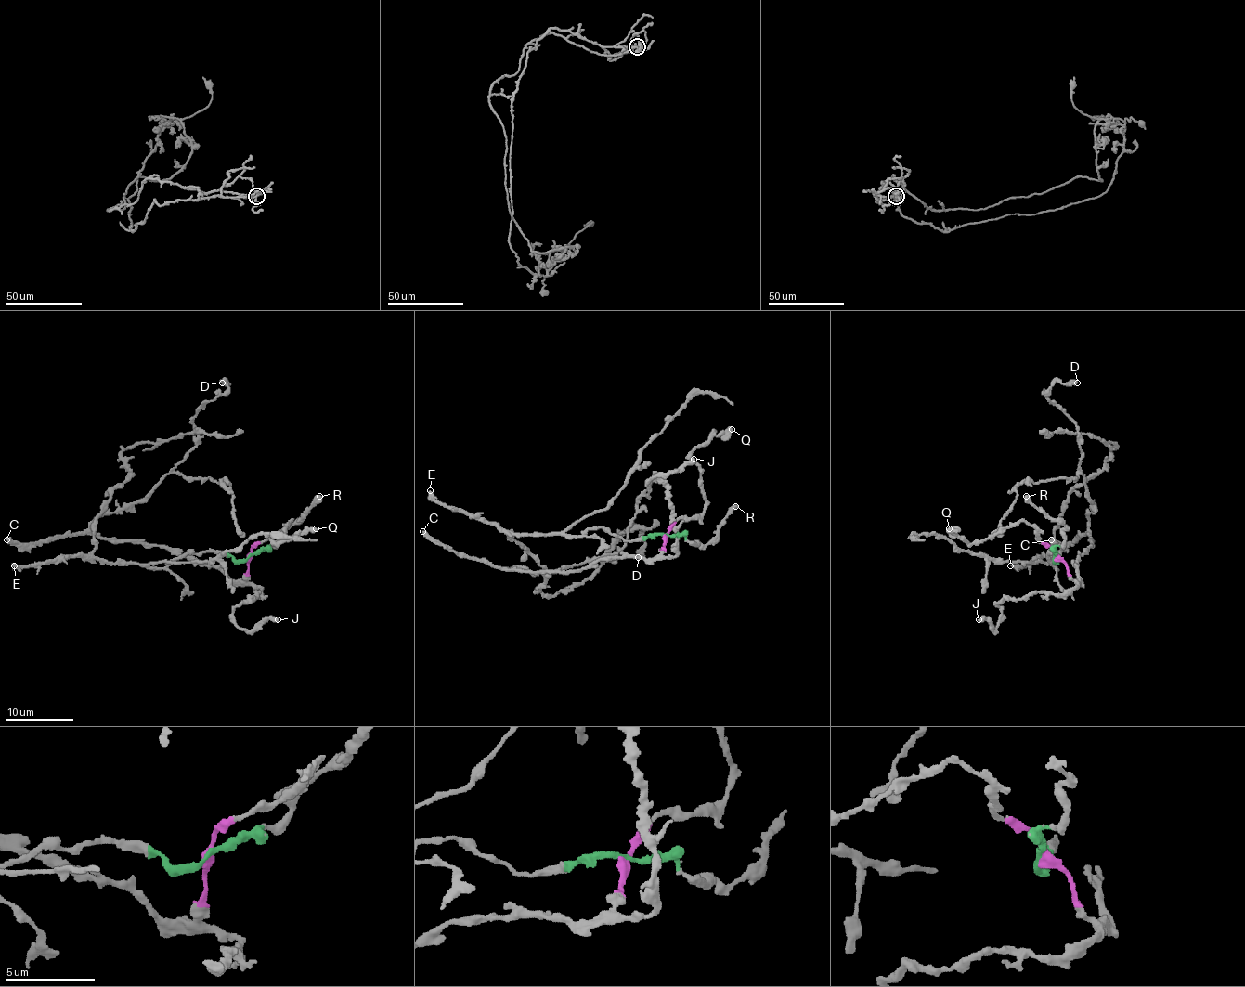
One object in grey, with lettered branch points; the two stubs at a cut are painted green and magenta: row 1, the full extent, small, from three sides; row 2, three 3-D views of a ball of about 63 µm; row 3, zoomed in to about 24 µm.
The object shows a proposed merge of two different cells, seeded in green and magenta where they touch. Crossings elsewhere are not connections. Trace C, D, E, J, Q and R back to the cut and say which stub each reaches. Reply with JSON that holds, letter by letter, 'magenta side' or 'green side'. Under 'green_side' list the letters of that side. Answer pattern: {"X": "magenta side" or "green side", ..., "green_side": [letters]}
{"C": "magenta side", "D": "magenta side", "E": "green side", "J": "magenta side", "Q": "magenta side", "R": "green side", "green_side": ["E", "R"]}

